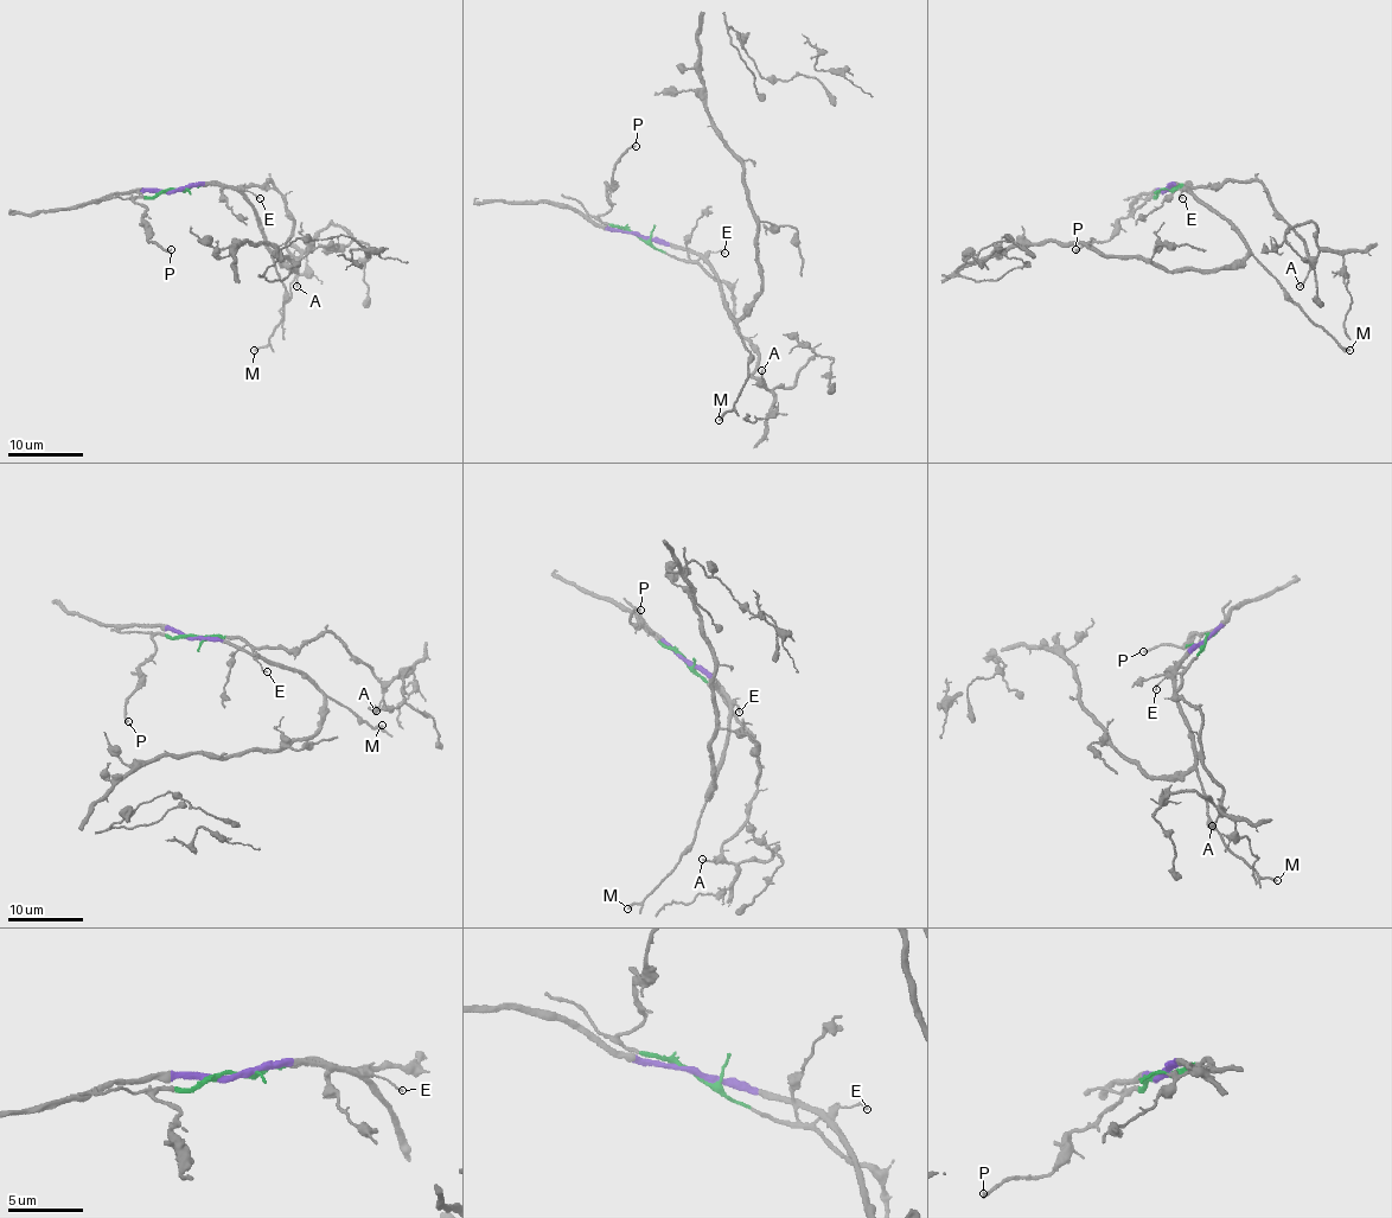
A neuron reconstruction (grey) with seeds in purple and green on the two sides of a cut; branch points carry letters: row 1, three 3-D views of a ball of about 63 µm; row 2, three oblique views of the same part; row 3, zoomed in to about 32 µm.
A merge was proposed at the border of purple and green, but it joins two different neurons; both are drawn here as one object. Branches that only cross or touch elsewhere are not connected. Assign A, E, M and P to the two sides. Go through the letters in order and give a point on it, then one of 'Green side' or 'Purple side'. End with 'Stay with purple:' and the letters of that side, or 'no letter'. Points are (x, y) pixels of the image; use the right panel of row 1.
A: Place: (1300, 286). Green side
E: Place: (1182, 198). Green side
M: Place: (1349, 350). Purple side
P: Place: (1076, 249). Green side
Stay with purple: M

